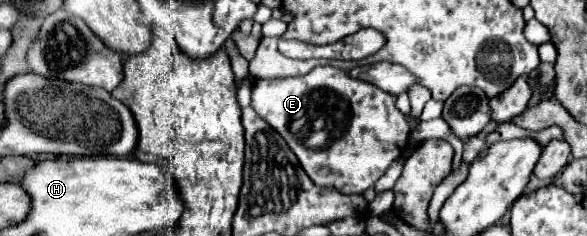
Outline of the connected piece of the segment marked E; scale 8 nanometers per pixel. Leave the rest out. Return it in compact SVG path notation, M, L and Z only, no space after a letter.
M318 66L306 76L256 80L252 88L252 108L286 140L306 174L316 184L334 186L344 194L362 194L366 188L374 186L388 166L400 158L410 138L410 126L404 114L396 108L396 96L332 66Z

